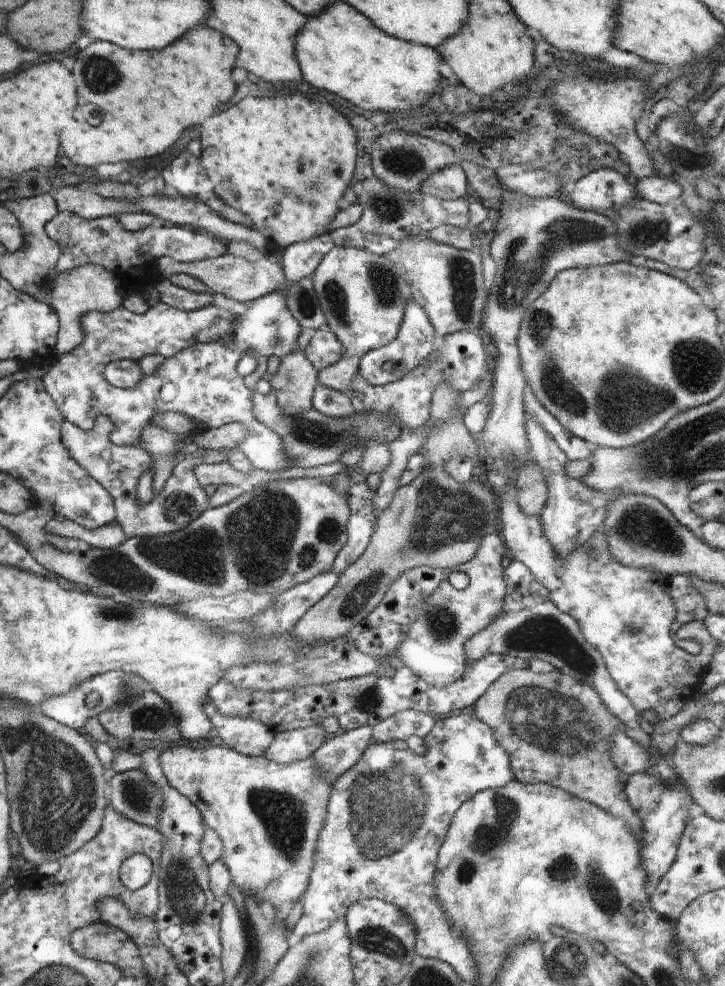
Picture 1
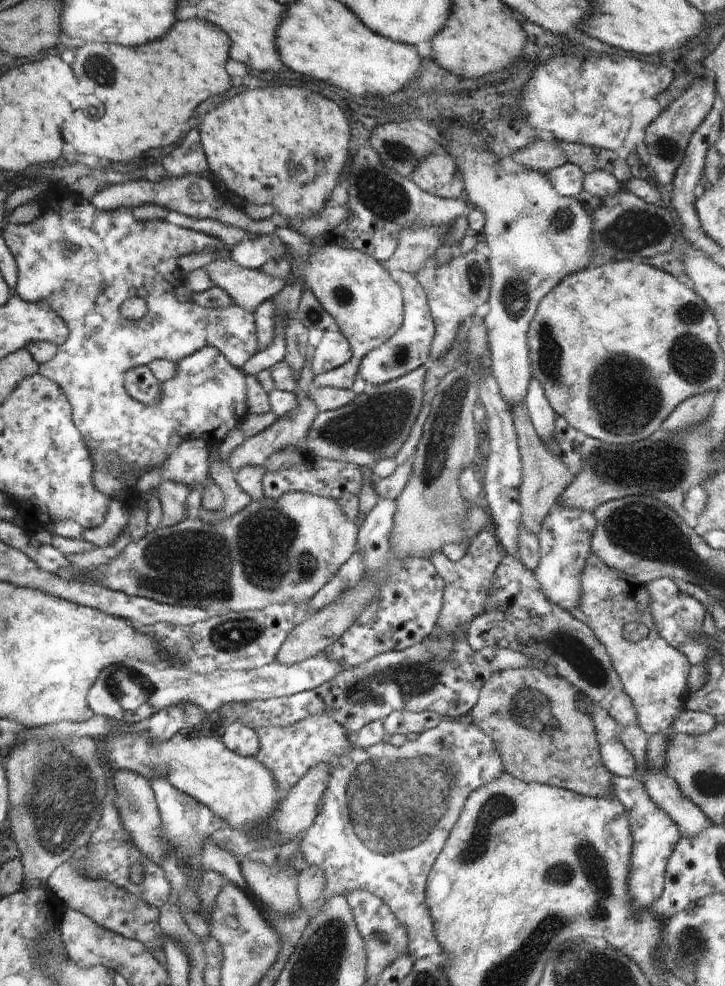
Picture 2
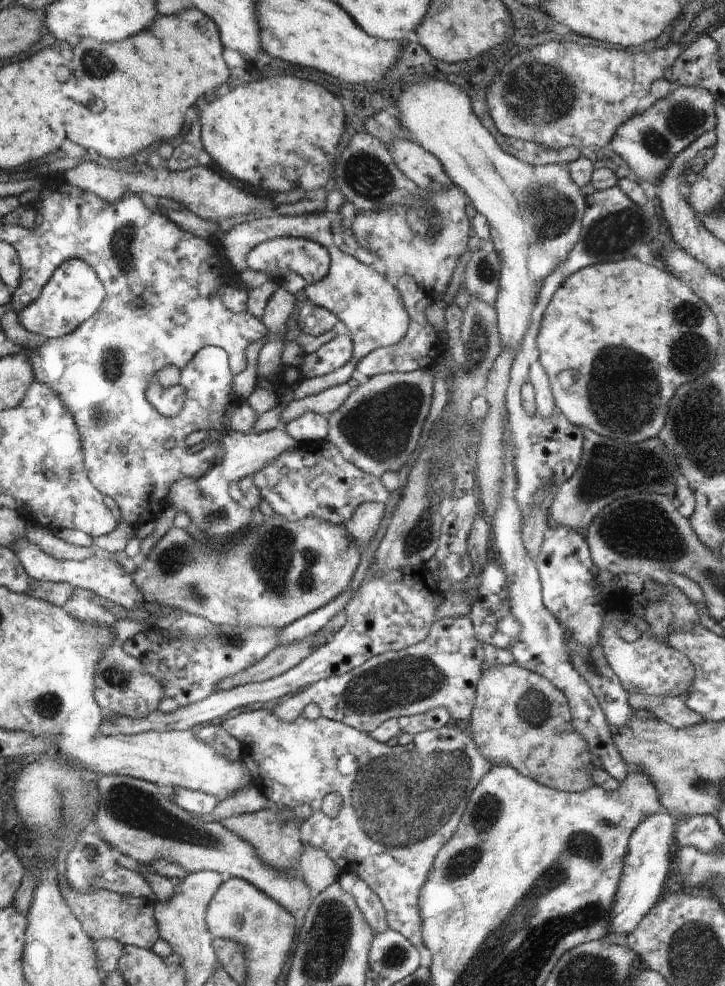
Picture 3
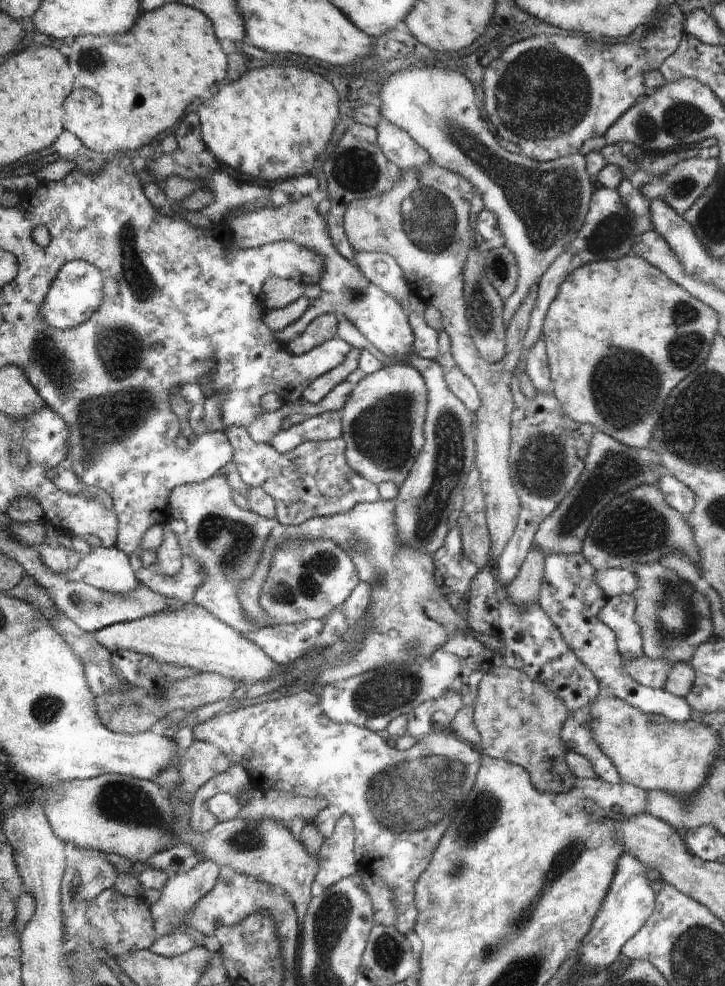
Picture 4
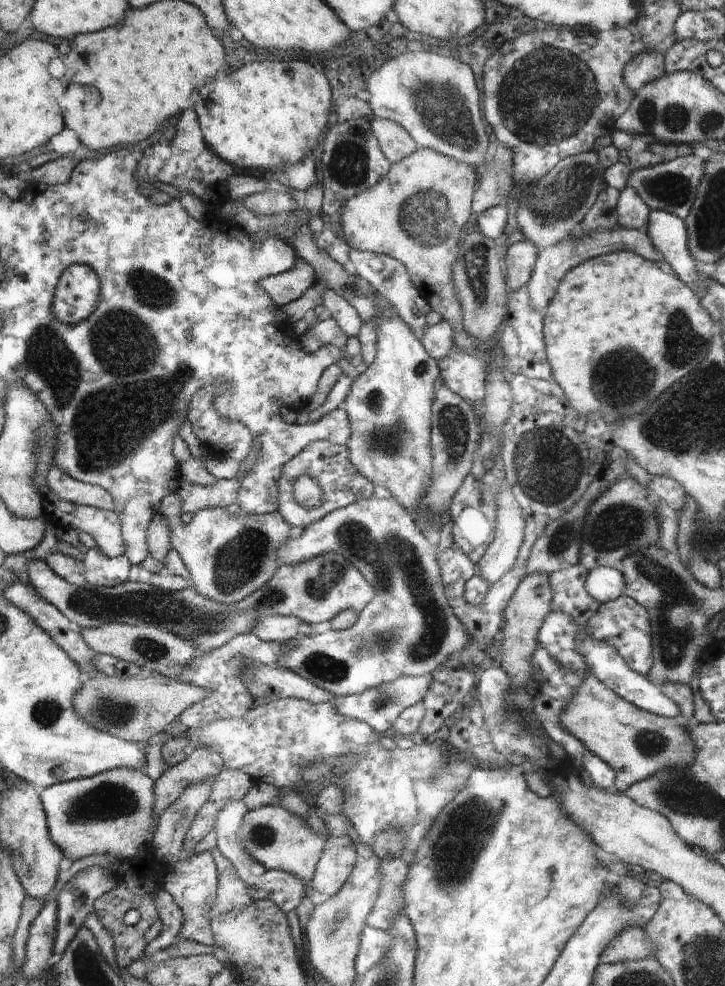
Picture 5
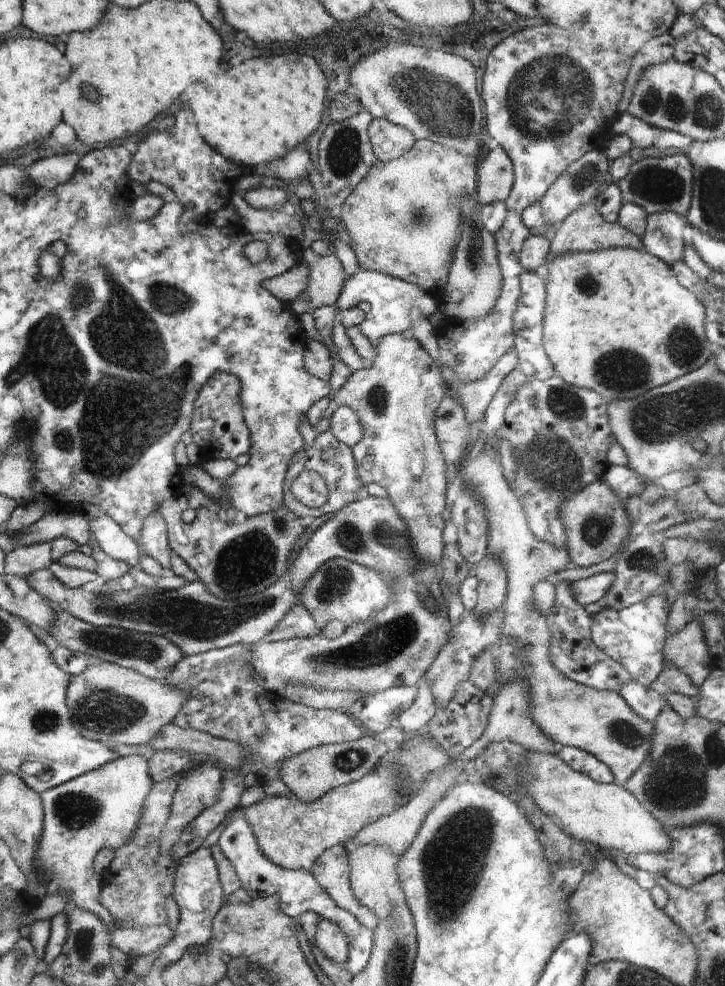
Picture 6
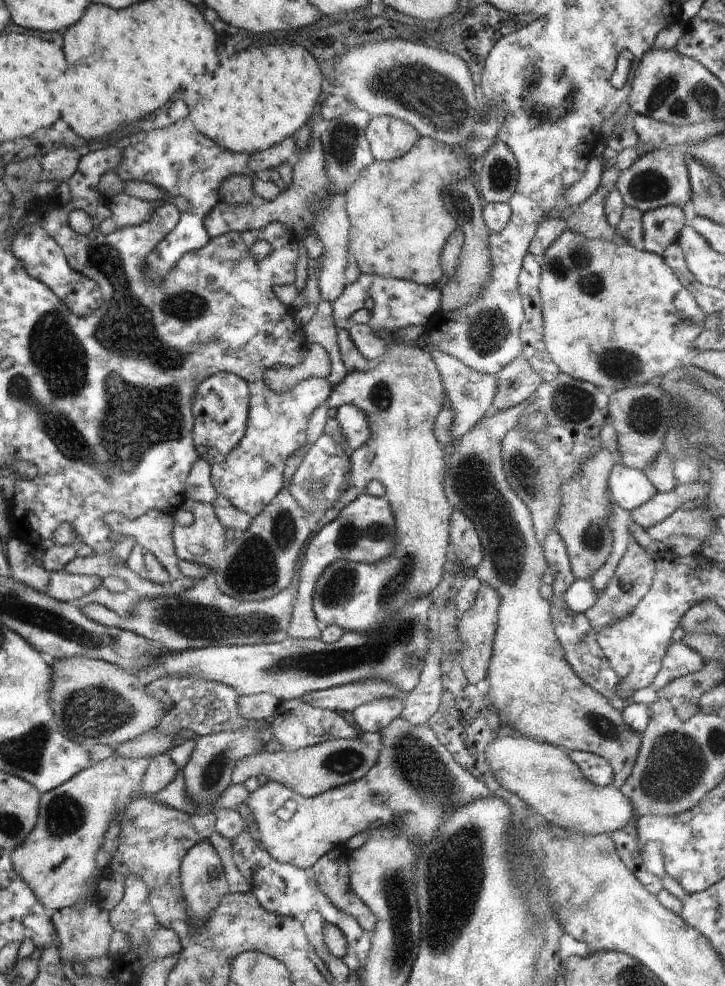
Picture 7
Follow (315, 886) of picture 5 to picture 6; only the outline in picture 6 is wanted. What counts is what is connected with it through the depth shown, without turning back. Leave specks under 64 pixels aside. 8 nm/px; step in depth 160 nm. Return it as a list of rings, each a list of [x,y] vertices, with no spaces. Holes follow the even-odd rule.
[[[335,844],[322,852],[311,870],[314,879],[330,895],[339,907],[352,913],[360,924],[375,930],[379,920],[369,908],[362,906],[350,886],[350,864],[347,849],[343,844]]]

